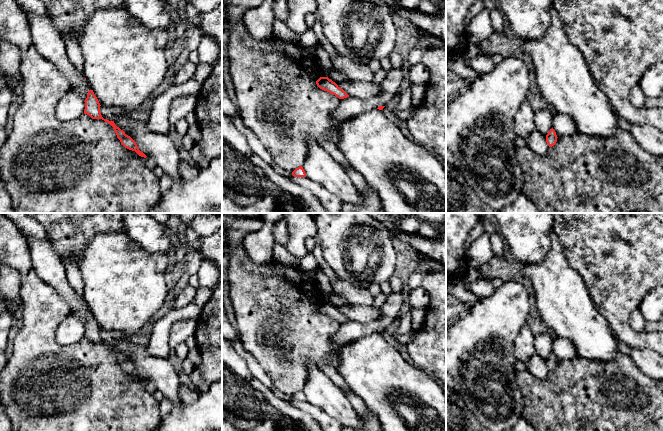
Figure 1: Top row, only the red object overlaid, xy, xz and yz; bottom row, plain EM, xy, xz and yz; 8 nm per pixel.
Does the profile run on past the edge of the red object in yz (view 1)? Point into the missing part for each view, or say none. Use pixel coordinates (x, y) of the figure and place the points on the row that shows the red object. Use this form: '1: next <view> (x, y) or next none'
1: next none

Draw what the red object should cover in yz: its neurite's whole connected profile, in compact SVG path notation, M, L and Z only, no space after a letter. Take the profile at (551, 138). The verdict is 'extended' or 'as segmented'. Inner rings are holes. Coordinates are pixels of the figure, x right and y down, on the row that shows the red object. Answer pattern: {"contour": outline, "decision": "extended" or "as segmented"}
{"contour": "M552 128L550 129L550 131L548 132L548 134L546 135L546 142L549 145L549 147L552 147L556 144L557 142L557 135L555 130Z", "decision": "as segmented"}

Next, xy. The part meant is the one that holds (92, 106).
{"contour": "M89 90L87 94L87 98L85 99L85 109L84 114L89 115L92 119L102 119L108 124L110 124L116 135L117 138L120 140L121 144L132 151L135 151L139 156L146 158L147 156L141 152L136 144L136 142L128 135L125 134L123 130L121 130L119 127L117 127L114 123L114 121L109 121L107 119L104 119L100 112L100 103L95 96L93 90Z", "decision": "as segmented"}

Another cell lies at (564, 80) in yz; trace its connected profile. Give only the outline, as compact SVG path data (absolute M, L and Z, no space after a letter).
M554 7L551 9L550 16L551 26L544 37L539 39L521 39L524 54L528 55L531 59L530 66L541 95L554 108L555 113L567 114L574 120L577 132L585 136L613 137L619 128L616 114L613 112L604 93L594 82L584 56L568 39L565 25Z

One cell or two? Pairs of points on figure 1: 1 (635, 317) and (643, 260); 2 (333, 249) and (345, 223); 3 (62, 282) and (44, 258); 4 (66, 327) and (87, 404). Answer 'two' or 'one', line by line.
1: two
2: one
3: one
4: two

